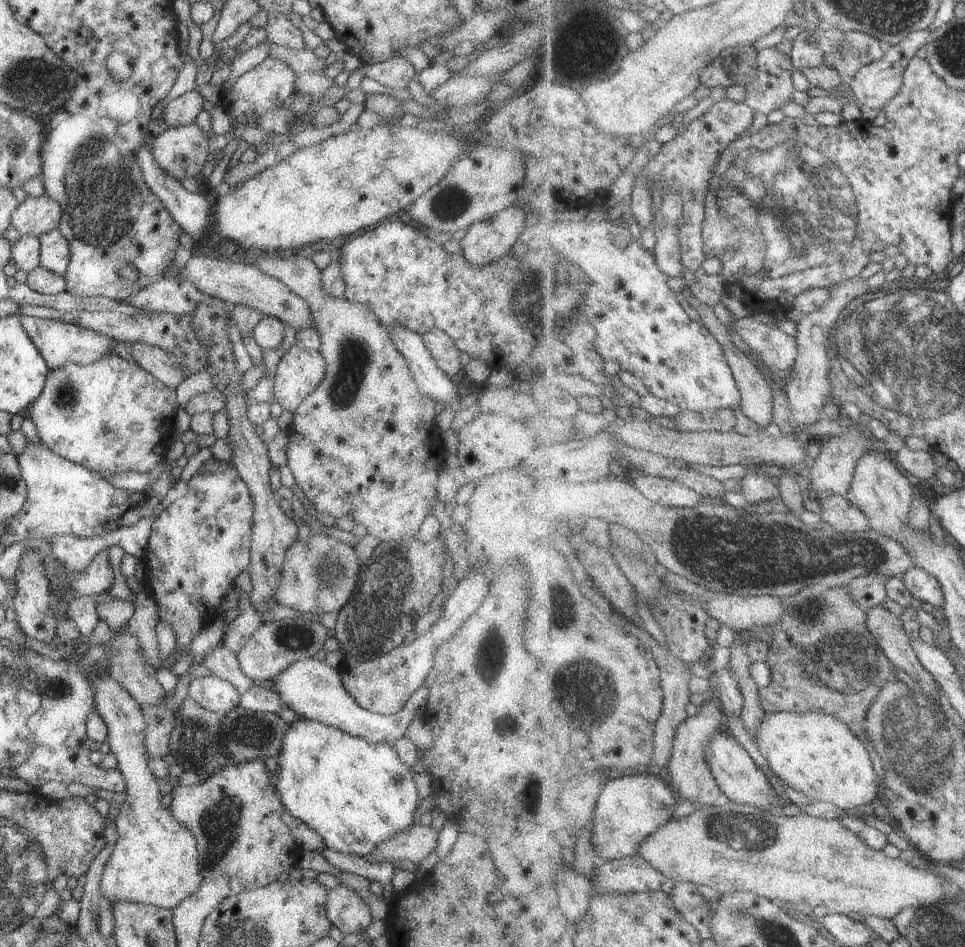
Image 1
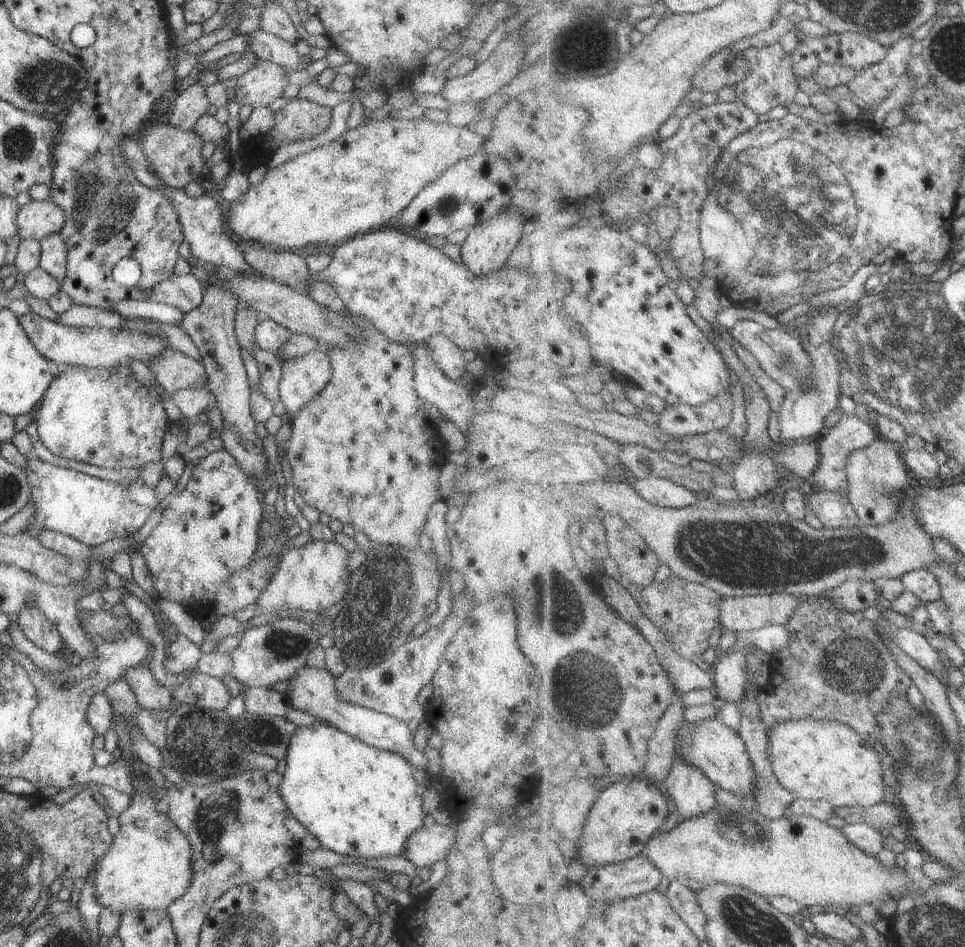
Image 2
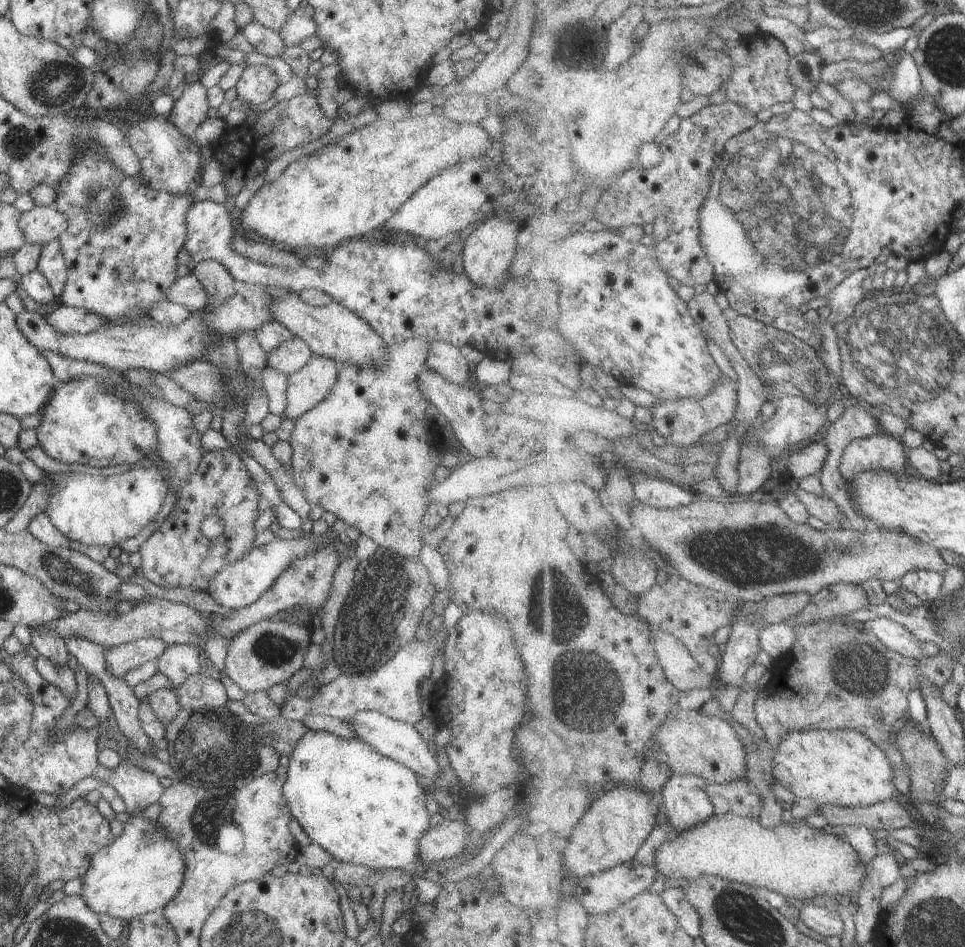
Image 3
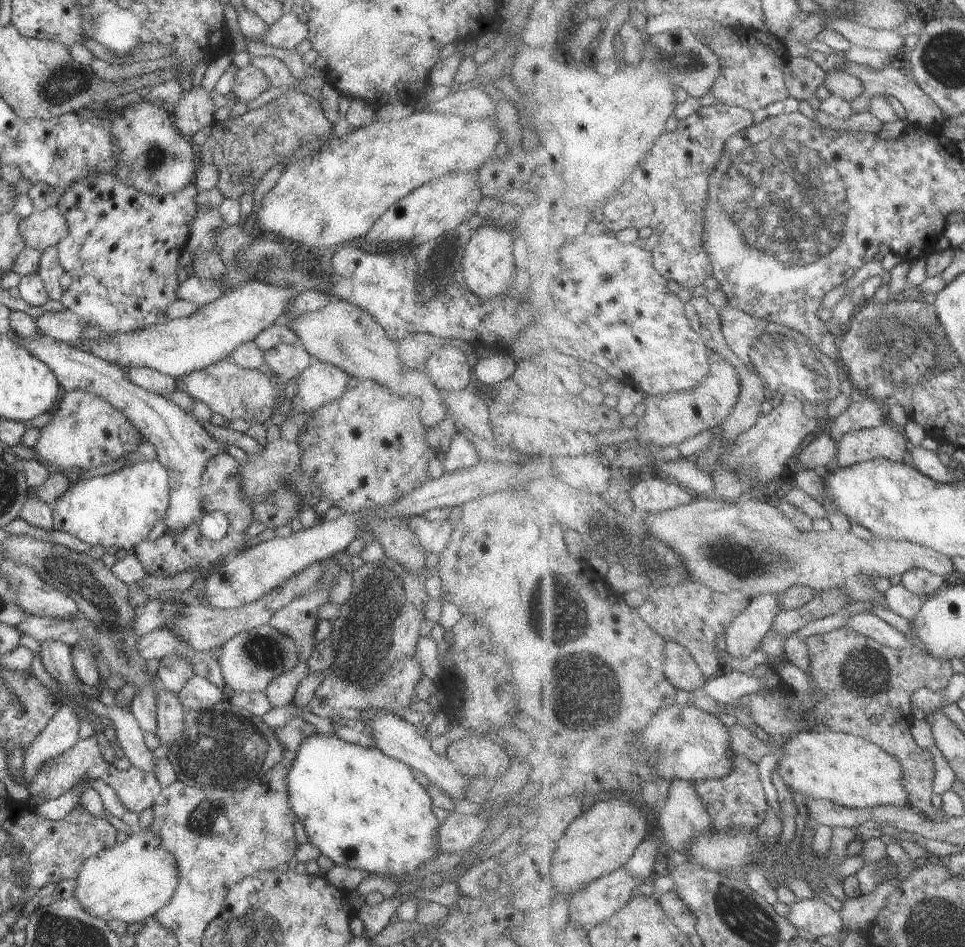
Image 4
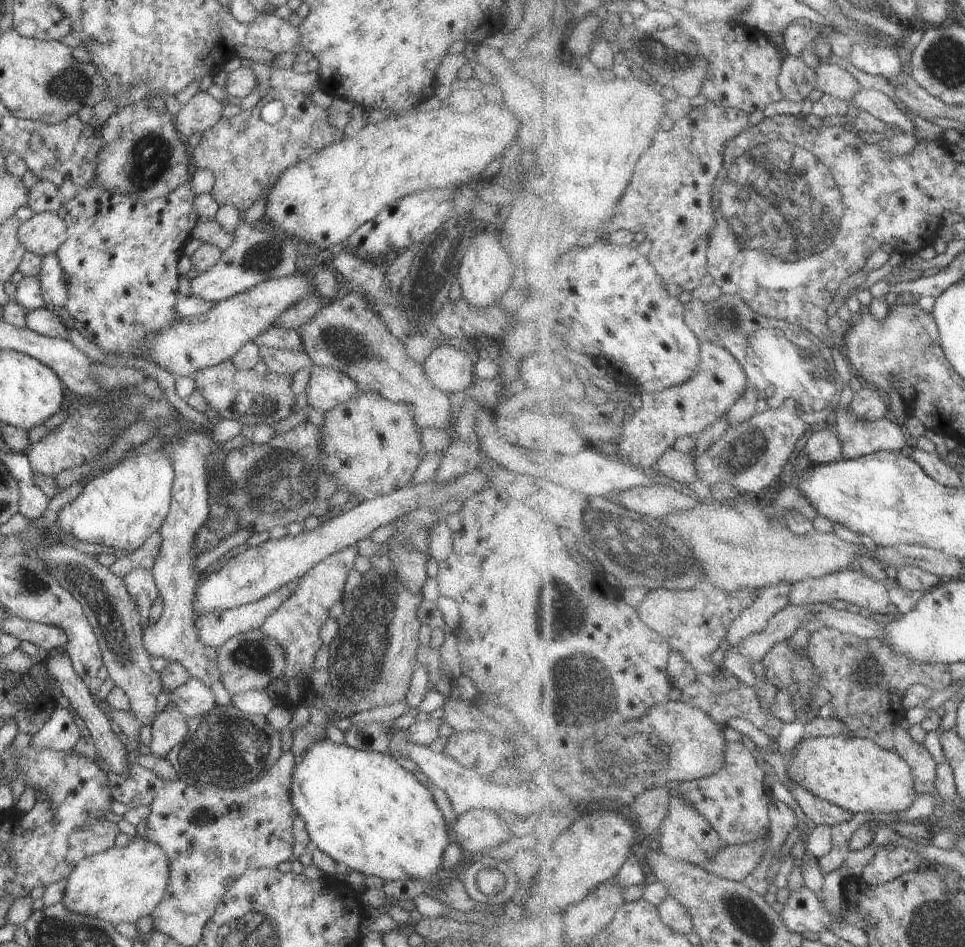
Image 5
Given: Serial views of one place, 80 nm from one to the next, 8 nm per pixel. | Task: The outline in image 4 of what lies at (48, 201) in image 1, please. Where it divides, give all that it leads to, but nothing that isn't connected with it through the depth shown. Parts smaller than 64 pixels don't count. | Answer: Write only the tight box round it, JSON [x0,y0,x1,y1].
[19,206,68,252]

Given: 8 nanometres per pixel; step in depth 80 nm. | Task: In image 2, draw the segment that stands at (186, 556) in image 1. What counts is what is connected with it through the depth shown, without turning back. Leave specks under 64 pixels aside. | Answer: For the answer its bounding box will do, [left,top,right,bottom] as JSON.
[139,448,265,674]

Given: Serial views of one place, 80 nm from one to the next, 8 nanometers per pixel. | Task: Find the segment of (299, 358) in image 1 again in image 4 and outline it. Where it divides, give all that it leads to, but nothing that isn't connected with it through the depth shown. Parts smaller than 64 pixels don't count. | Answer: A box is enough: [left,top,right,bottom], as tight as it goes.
[286,358,348,413]

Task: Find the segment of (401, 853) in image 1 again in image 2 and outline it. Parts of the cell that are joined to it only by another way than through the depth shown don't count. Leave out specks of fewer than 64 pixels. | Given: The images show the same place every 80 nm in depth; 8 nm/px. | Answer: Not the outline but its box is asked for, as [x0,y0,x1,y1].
[403,823,456,866]

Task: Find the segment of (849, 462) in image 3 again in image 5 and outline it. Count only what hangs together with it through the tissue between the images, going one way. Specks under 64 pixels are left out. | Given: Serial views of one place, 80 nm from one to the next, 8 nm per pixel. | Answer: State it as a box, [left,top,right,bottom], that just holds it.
[837,407,908,459]

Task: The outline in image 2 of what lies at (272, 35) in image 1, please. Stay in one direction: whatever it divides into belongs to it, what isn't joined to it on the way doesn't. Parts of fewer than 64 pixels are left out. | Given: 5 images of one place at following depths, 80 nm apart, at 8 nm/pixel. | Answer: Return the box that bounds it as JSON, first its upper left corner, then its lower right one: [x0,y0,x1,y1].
[260,2,299,44]

